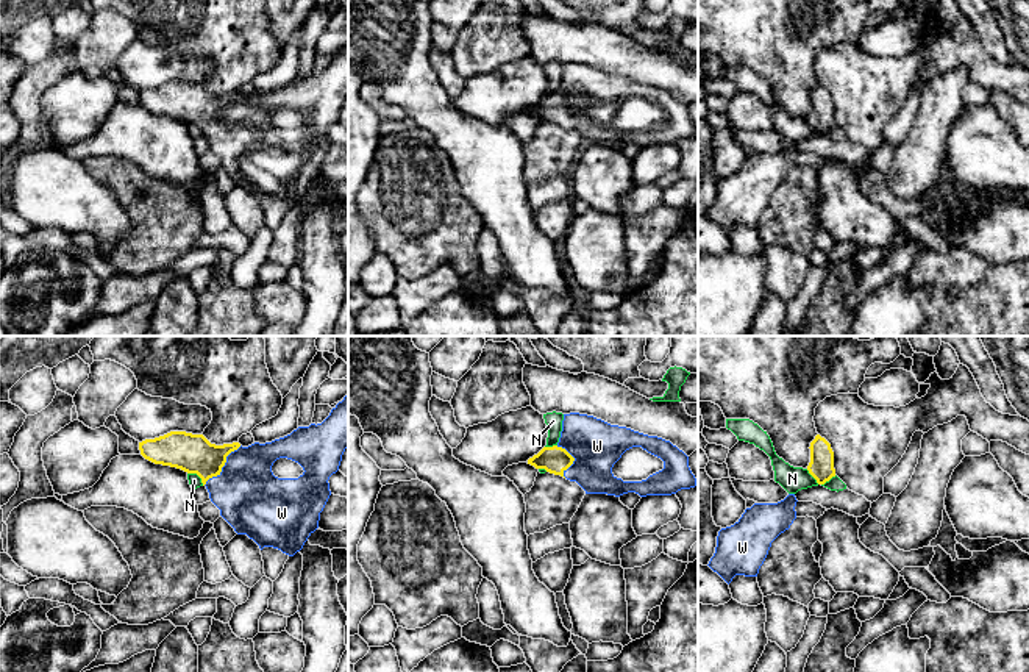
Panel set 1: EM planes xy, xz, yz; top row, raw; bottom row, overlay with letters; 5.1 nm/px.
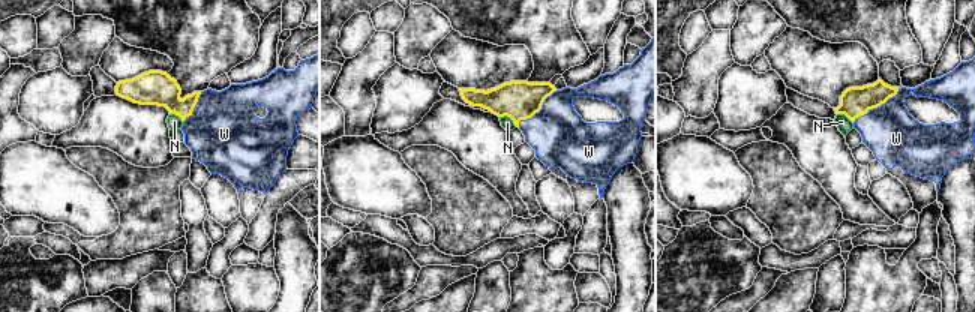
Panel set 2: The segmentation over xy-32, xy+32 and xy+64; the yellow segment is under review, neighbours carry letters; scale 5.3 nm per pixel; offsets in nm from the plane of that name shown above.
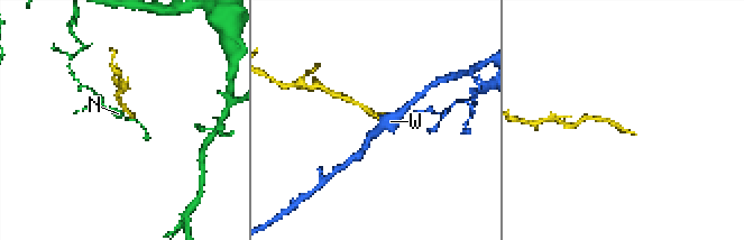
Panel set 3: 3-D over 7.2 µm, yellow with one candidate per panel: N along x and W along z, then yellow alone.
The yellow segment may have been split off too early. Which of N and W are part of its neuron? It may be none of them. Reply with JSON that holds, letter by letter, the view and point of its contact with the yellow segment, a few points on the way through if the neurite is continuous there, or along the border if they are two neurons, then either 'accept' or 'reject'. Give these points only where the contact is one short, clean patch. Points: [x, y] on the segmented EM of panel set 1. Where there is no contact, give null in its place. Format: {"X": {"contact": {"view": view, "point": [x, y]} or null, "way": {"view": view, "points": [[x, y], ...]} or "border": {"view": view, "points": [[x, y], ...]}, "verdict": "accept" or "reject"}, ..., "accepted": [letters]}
{"N": {"contact": {"view": "xy", "point": [197, 474]}, "border": {"view": "xy", "points": [[188, 472], [194, 472], [203, 485]]}, "verdict": "reject"}, "W": {"contact": {"view": "xy", "point": [224, 464]}, "way": {"view": "xy", "points": [[194, 453], [214, 464], [224, 464], [255, 502]]}, "verdict": "accept"}, "accepted": ["W"]}

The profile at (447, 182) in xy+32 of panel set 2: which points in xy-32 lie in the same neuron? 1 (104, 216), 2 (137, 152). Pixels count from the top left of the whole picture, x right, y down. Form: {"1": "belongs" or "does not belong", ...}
{"1": "does not belong", "2": "does not belong"}

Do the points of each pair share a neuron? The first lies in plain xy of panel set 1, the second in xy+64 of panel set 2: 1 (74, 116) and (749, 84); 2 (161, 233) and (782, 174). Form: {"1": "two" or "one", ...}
{"1": "one", "2": "one"}

